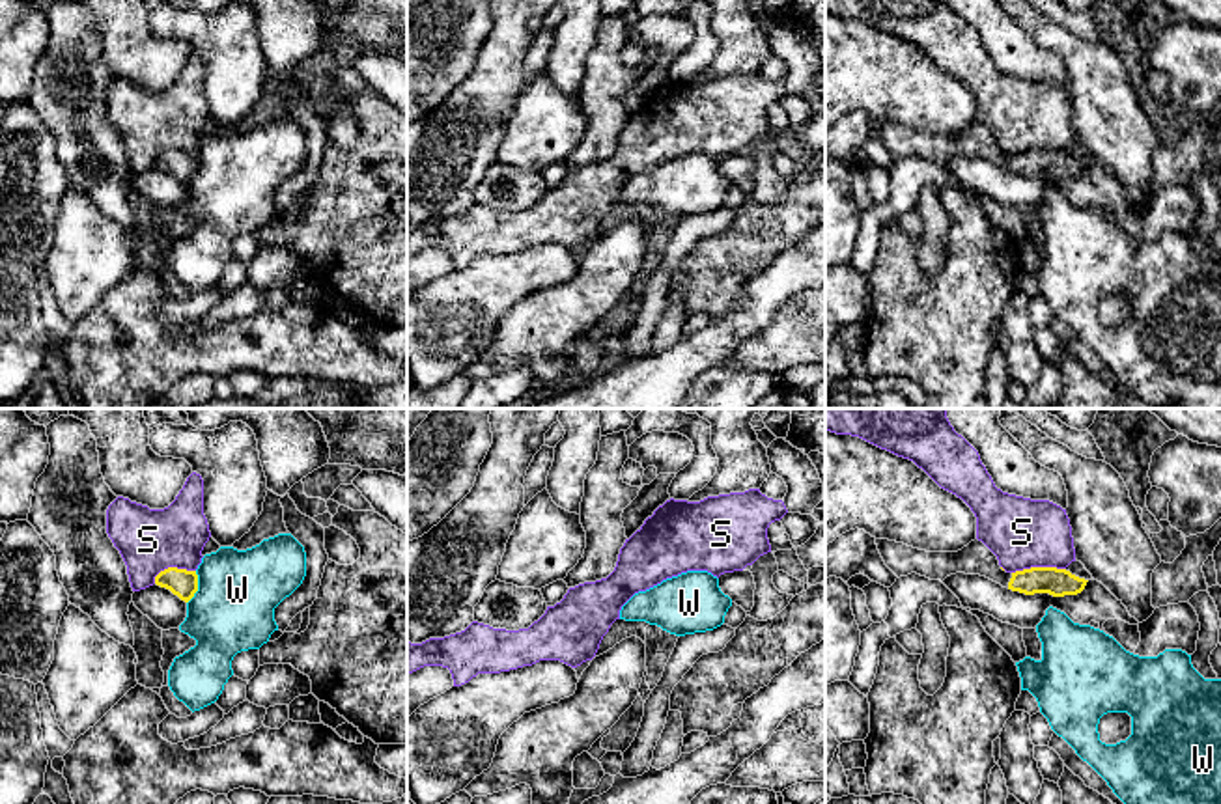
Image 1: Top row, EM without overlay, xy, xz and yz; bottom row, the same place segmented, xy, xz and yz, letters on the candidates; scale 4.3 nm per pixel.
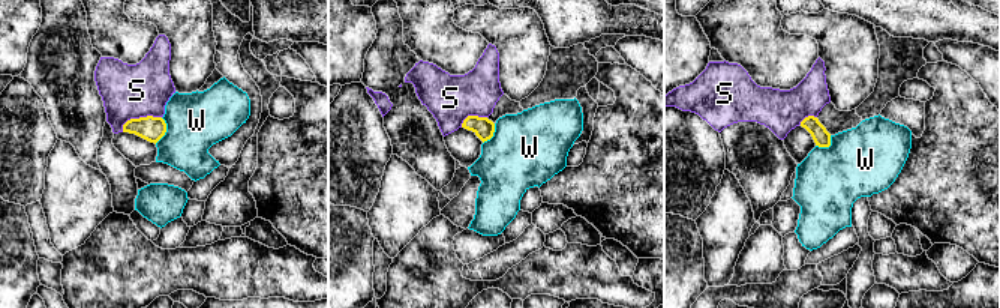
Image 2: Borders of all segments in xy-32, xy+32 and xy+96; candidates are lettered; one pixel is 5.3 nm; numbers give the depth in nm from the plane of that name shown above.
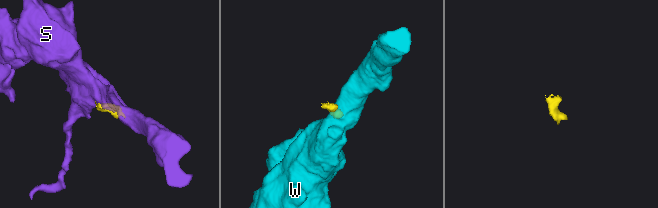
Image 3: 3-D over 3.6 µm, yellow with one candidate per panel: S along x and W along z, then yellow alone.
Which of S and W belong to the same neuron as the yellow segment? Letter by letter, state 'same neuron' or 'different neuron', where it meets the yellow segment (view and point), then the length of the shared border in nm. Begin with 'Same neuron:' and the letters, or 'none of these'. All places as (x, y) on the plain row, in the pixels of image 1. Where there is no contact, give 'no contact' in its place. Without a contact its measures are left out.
Same neuron: none of these
S: different neuron | yz (1038, 150) | 240 nm
W: different neuron | xy (196, 170) | 150 nm

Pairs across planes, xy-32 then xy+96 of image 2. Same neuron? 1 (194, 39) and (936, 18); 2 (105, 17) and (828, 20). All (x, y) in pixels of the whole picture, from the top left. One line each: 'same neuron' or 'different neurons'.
1: different neurons
2: different neurons

